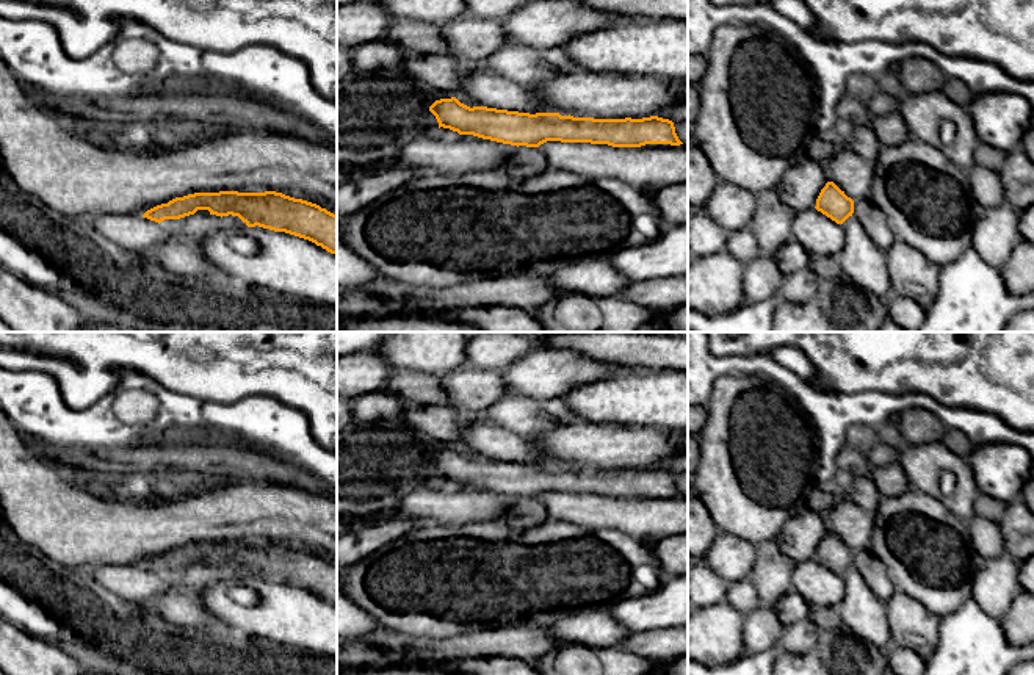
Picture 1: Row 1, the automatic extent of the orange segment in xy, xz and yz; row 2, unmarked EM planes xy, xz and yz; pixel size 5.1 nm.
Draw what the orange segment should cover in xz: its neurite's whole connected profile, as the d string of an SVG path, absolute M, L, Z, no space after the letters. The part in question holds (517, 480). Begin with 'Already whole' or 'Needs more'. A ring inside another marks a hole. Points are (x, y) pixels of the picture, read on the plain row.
Already whole. M456 448L436 451L429 462L439 479L473 485L511 496L539 498L547 492L641 498L645 495L683 495L674 473L658 467L642 470L594 470L559 464L519 464L487 457L467 457Z

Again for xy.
Already whole. M276 542L194 543L147 561L143 569L155 573L180 570L208 561L216 567L238 567L248 578L285 583L321 597L337 606L337 565L316 554Z

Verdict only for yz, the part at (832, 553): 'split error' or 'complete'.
complete

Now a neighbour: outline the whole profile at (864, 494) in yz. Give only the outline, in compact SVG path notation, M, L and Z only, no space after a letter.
M871 475L855 476L849 498L870 515L876 515L880 495Z

